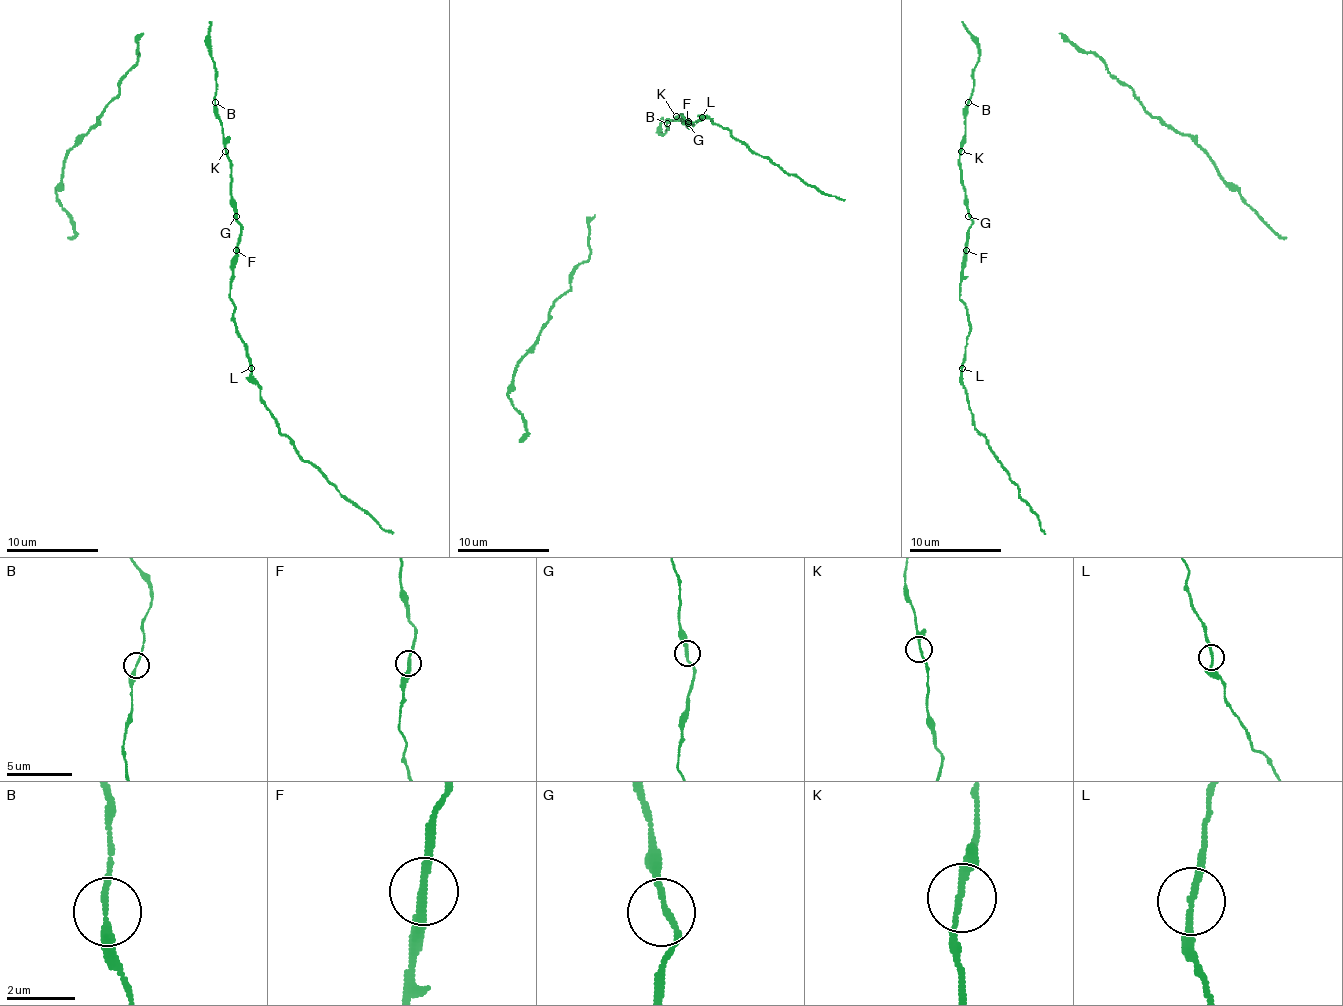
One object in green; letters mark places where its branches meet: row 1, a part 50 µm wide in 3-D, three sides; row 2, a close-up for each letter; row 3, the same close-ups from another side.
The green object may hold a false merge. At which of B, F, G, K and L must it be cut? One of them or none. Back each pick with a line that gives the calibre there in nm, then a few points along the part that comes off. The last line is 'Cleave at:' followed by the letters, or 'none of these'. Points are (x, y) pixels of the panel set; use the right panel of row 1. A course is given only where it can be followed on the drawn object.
L: 190 nm | (961, 368), (966, 399), (989, 450), (1040, 521), (1044, 533)
Cleave at: L

